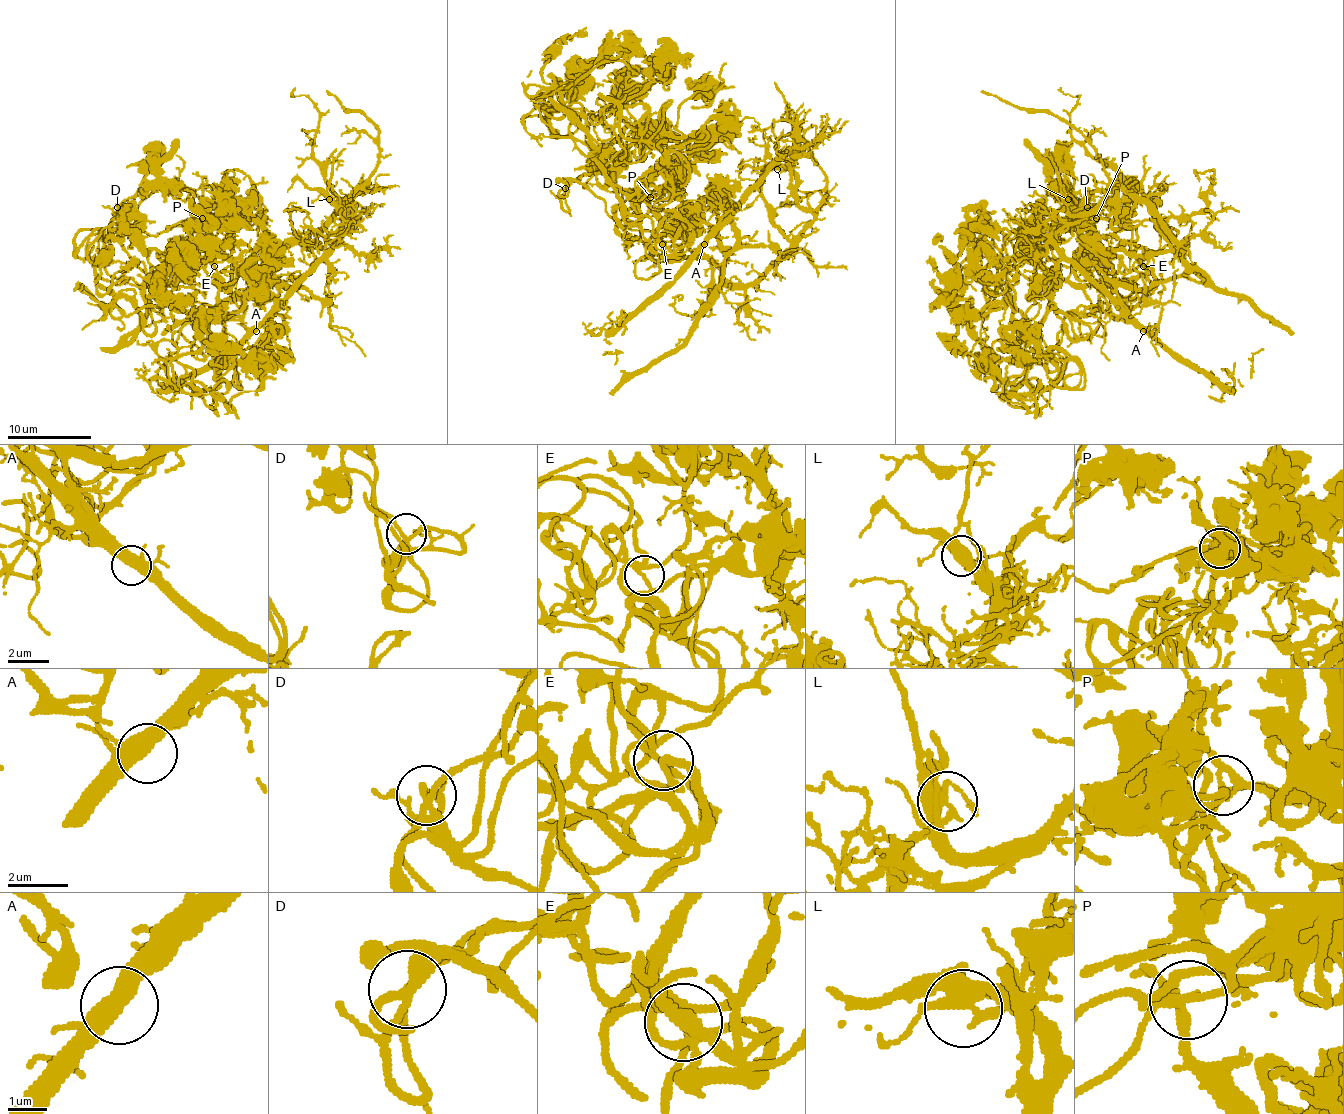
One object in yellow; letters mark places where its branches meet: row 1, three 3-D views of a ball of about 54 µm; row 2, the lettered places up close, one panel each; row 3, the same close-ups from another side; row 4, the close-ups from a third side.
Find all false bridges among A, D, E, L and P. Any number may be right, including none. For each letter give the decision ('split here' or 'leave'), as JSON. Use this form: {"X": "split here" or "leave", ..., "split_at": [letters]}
{"A": "leave", "D": "leave", "E": "leave", "L": "split here", "P": "split here", "split_at": ["L", "P"]}

